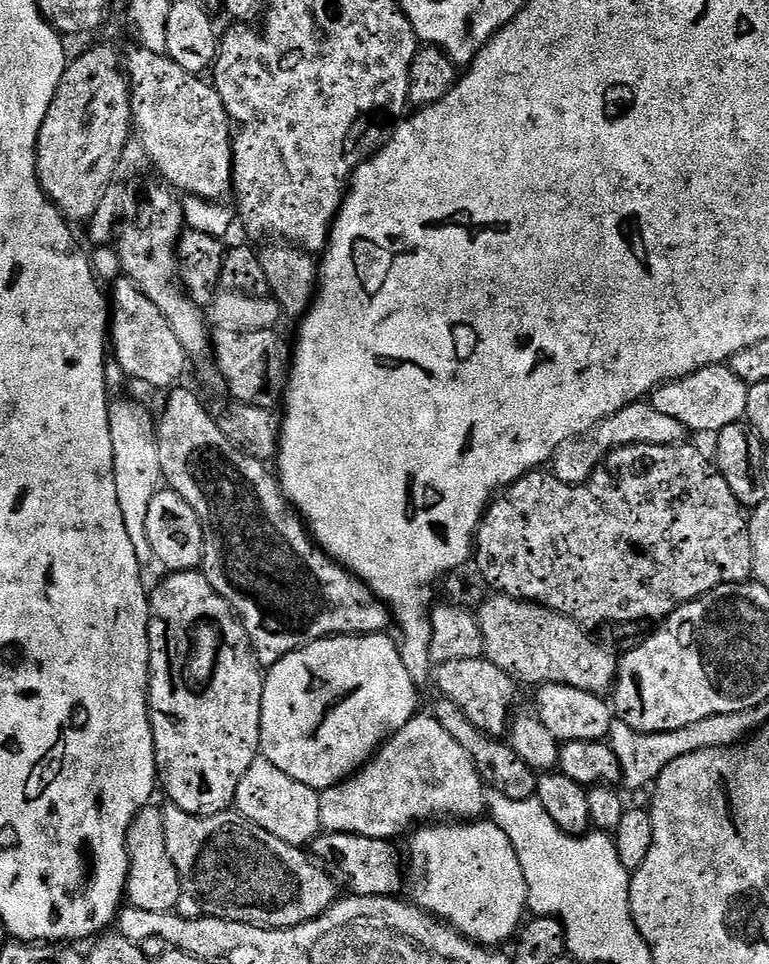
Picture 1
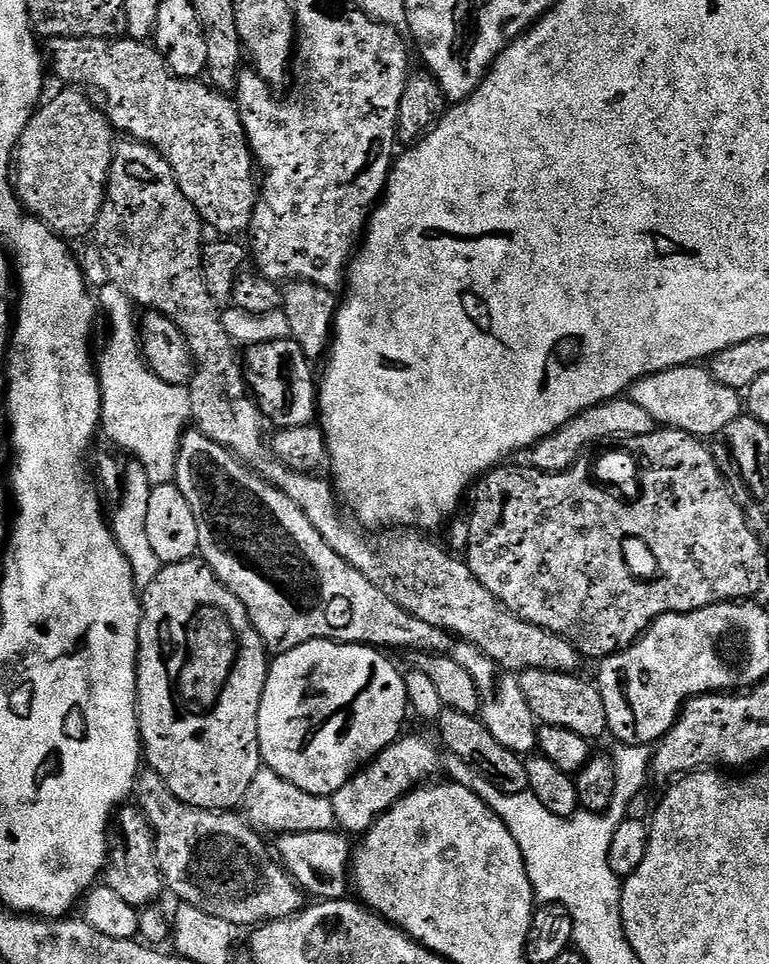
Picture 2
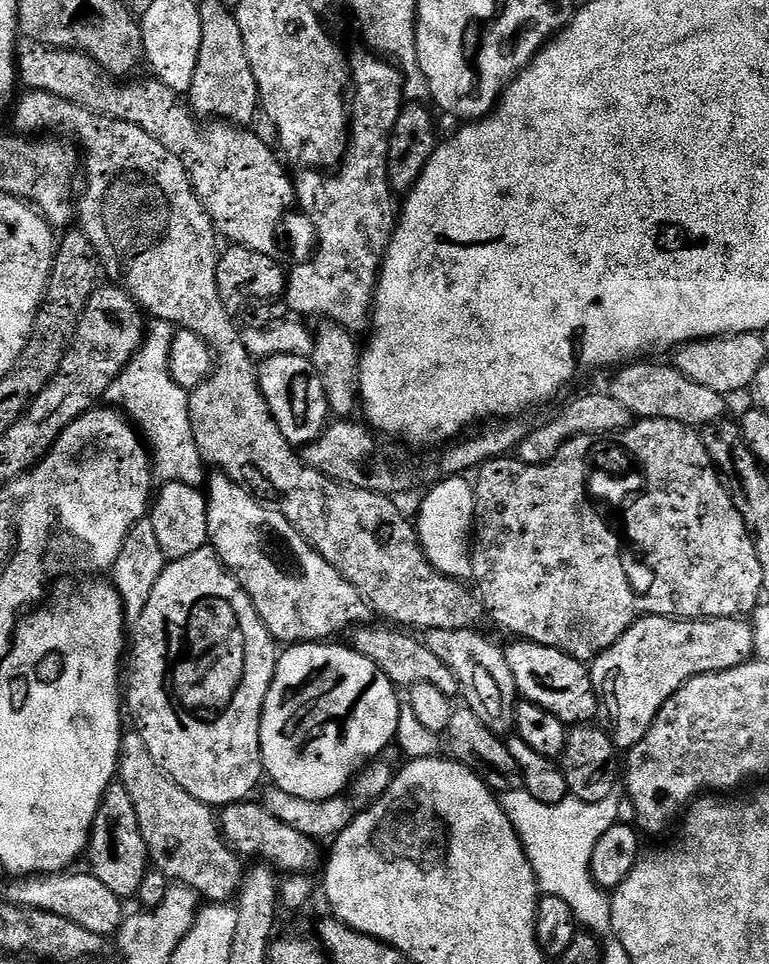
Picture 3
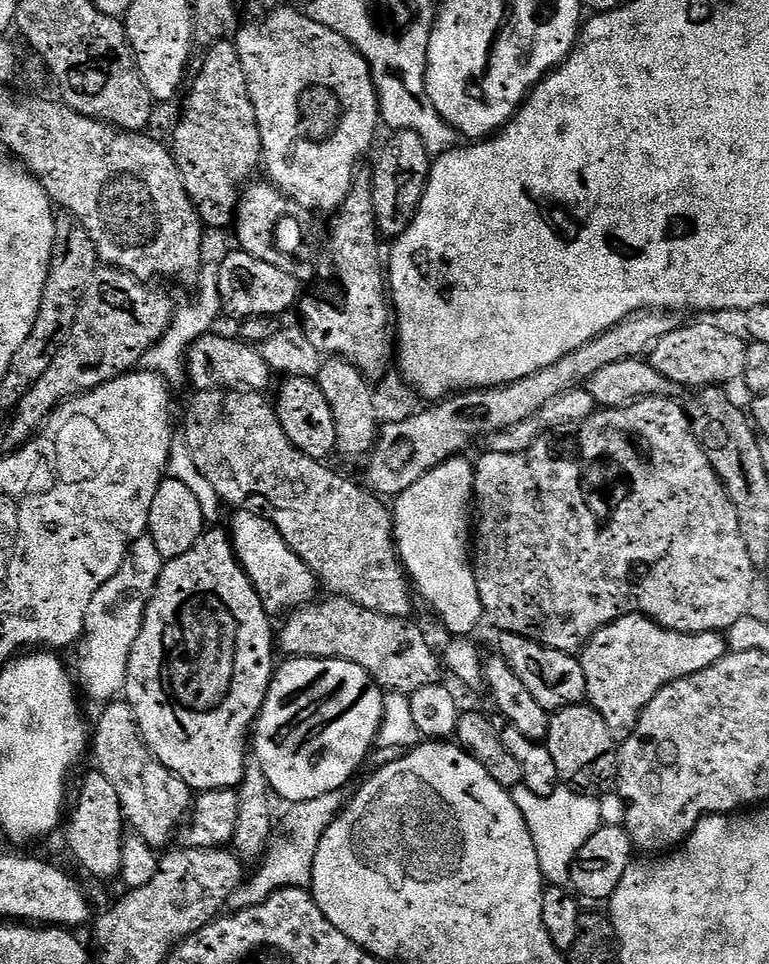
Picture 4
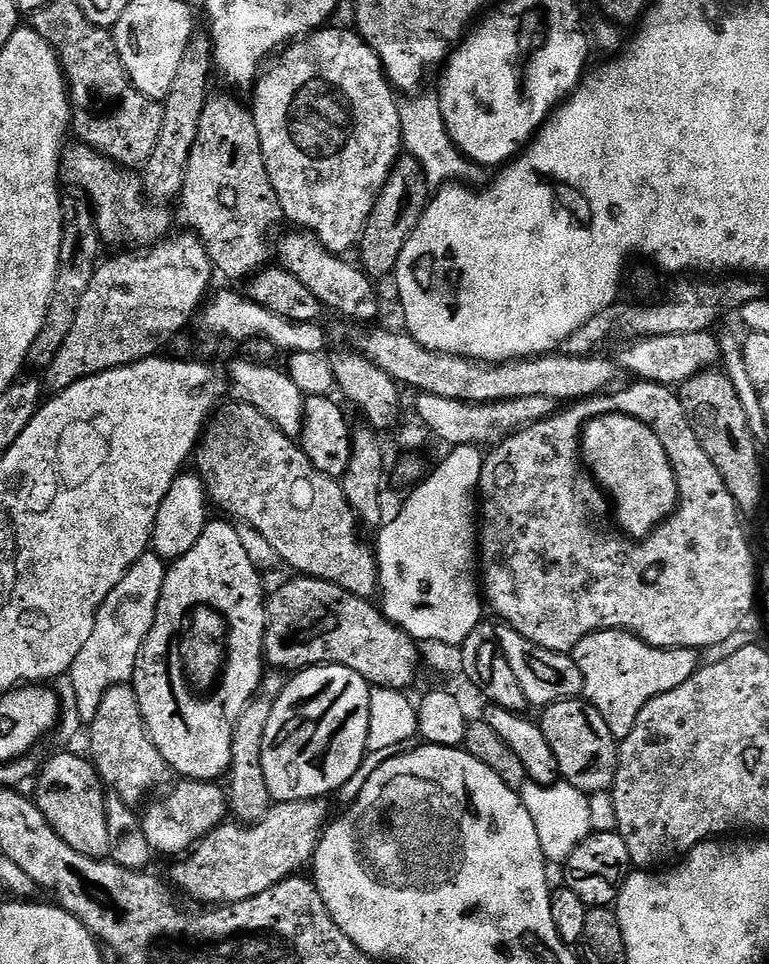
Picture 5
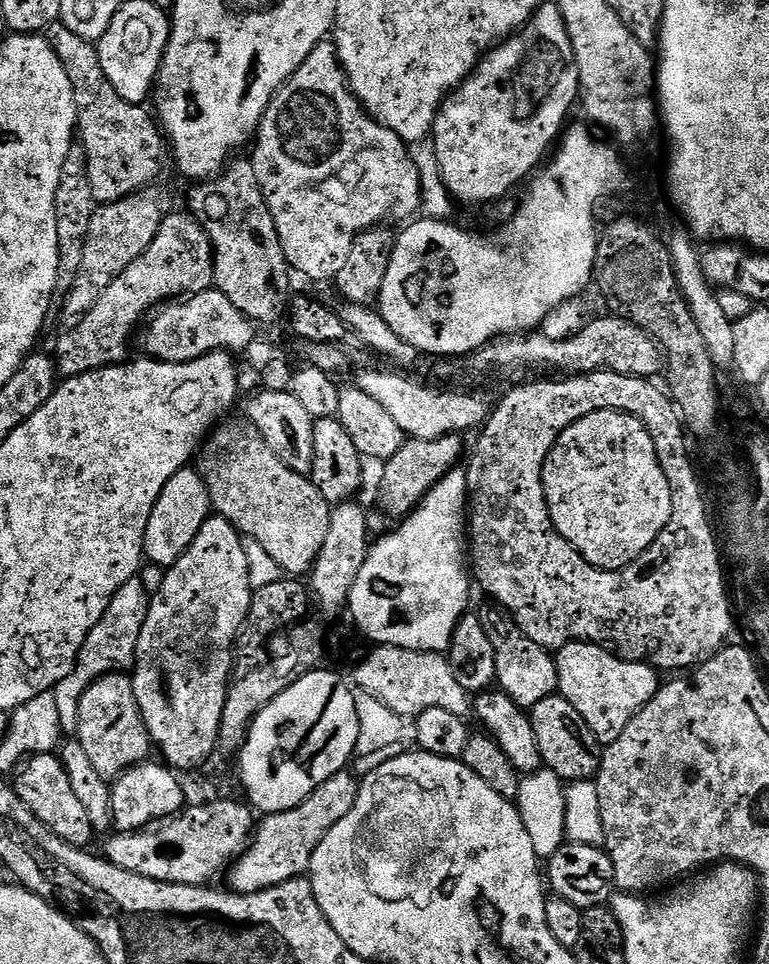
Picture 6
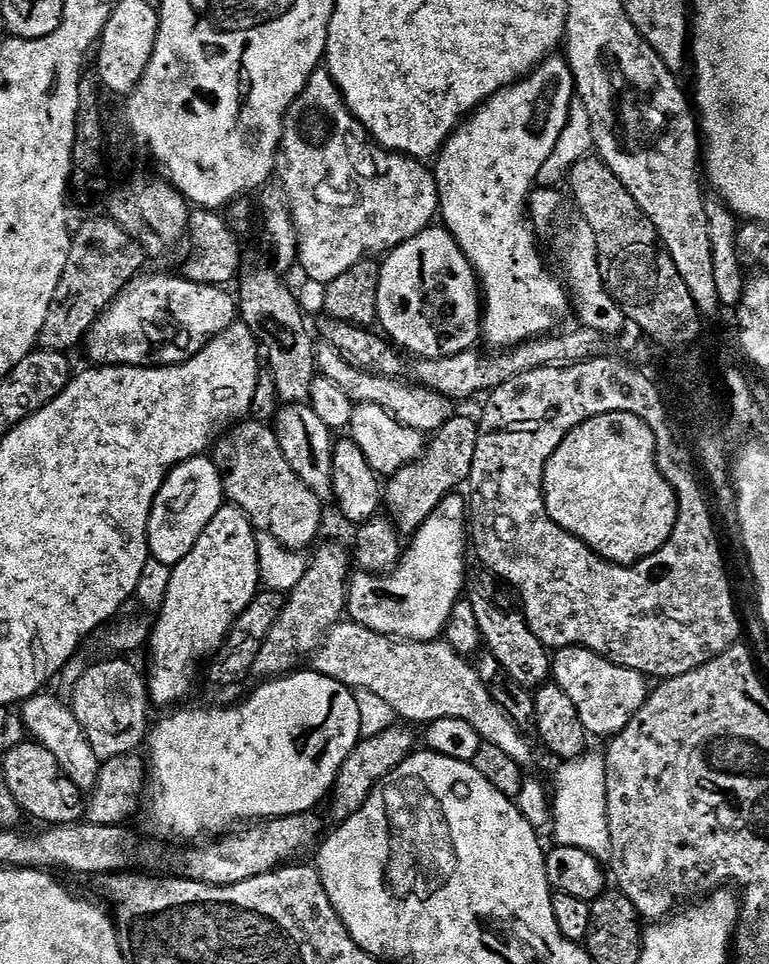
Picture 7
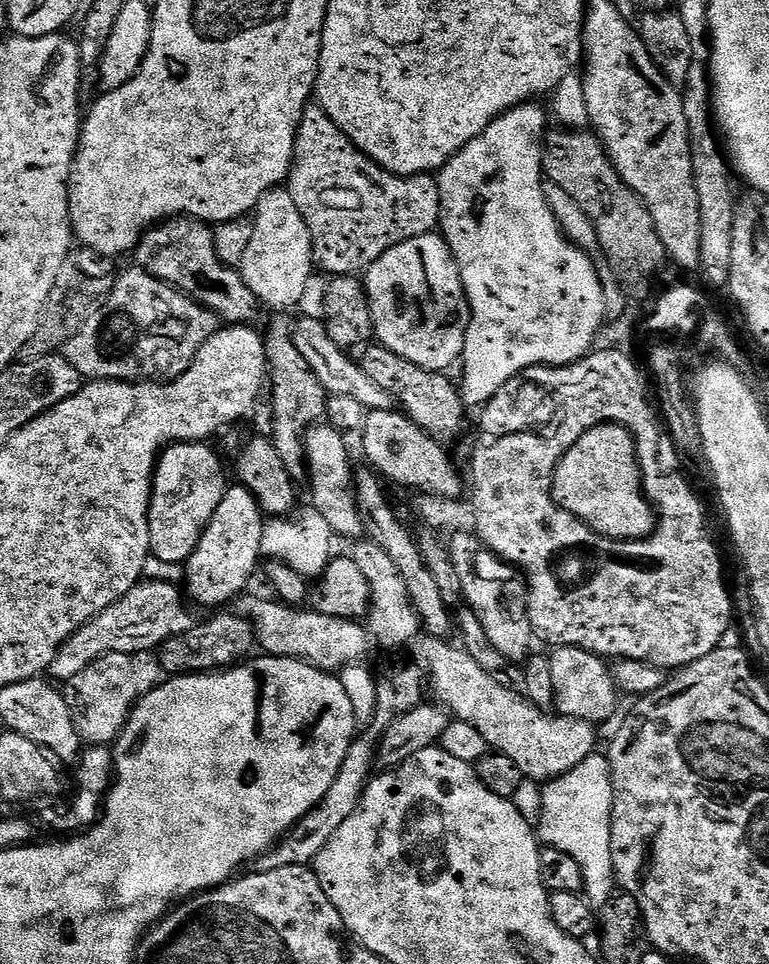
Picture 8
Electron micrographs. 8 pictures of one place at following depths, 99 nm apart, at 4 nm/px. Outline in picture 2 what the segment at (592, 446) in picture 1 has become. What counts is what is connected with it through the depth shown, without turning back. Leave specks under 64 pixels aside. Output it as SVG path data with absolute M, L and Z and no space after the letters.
M630 398L608 400L604 404L594 406L582 414L575 416L566 426L562 426L554 434L539 440L533 448L519 453L518 460L523 467L533 468L539 472L564 472L581 459L584 448L591 444L600 444L603 440L629 440L635 442L641 436L657 431L658 425L638 402Z

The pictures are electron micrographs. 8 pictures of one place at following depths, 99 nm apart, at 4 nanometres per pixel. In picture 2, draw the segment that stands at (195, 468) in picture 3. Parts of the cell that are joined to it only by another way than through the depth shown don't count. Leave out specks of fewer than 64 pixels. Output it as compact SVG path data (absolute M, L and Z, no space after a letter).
M108 280L104 284L96 298L101 313L108 316L112 332L101 360L99 357L97 369L101 393L101 433L103 437L105 435L120 447L136 455L133 457L136 457L146 470L147 477L150 478L154 486L173 483L177 479L175 477L176 472L179 473L180 470L181 440L192 420L192 399L190 398L189 387L172 385L160 379L151 369L143 351L138 316L136 320L138 306L118 283Z

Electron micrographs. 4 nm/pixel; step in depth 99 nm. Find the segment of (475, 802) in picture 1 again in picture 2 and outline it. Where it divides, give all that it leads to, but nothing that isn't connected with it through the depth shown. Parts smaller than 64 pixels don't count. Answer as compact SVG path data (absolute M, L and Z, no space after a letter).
M401 735L388 748L383 748L372 763L361 768L351 780L342 786L342 790L330 797L336 824L345 833L363 834L375 824L379 816L384 816L392 809L403 796L413 792L433 779L436 771L441 771L441 749L431 744L424 736Z

